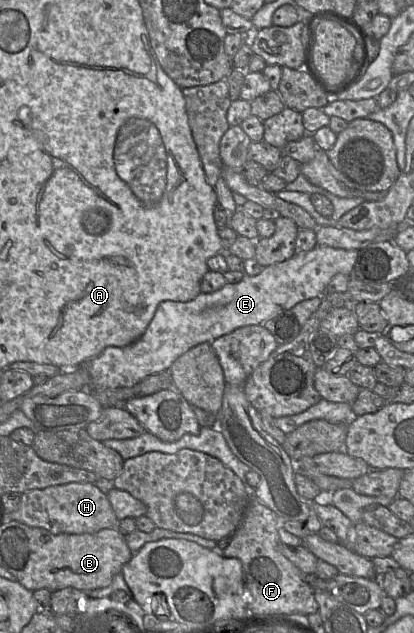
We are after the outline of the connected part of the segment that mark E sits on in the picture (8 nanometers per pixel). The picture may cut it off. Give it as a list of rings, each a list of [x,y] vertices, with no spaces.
[[[316,245],[310,251],[295,254],[291,259],[264,267],[258,275],[244,275],[240,282],[226,284],[213,293],[200,293],[187,302],[161,302],[144,334],[138,340],[125,347],[107,347],[101,354],[82,364],[90,375],[90,390],[132,387],[148,376],[169,370],[178,357],[201,343],[212,343],[215,339],[240,327],[261,325],[280,312],[291,310],[301,301],[322,296],[335,275],[353,274],[358,255],[359,250],[355,249],[345,250]]]

